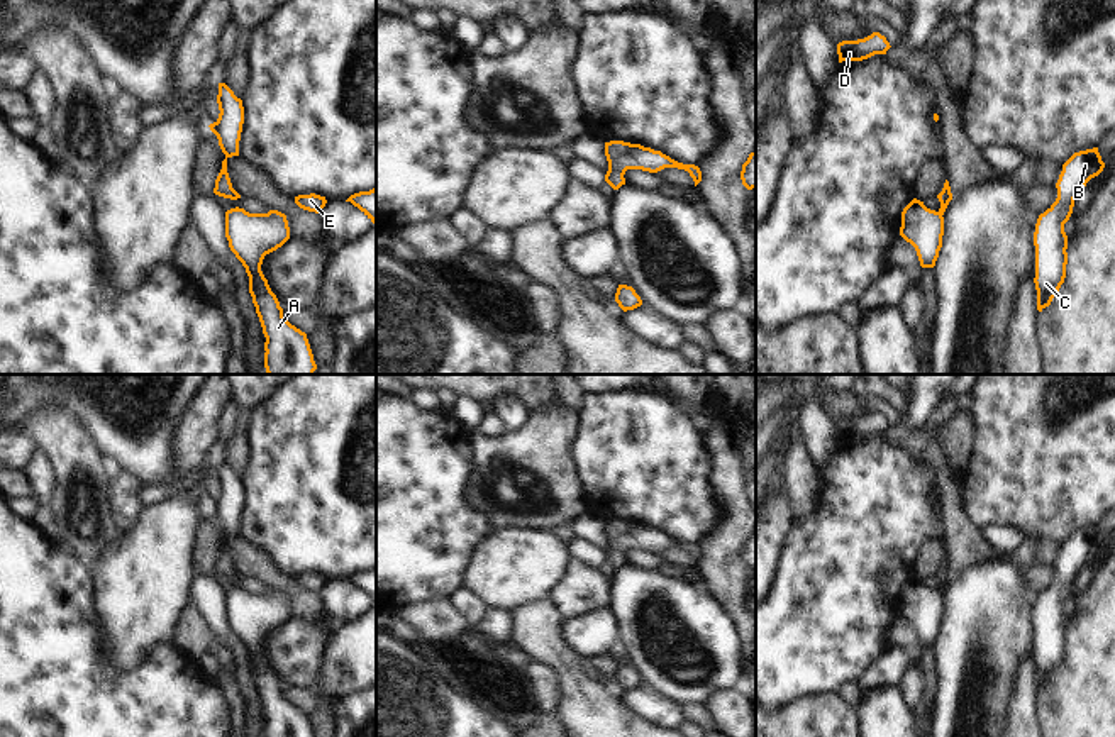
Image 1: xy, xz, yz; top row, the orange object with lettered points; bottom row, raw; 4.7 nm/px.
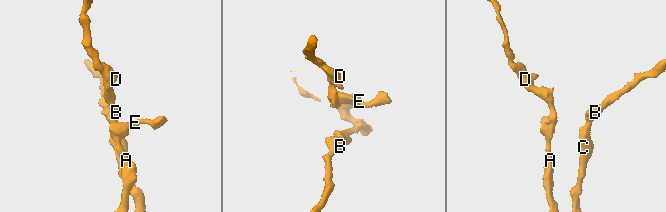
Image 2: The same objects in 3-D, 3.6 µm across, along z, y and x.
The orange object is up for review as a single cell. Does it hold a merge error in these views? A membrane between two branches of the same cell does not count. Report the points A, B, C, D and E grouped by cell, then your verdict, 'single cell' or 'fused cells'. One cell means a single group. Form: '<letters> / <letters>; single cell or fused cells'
A B C D E; single cell

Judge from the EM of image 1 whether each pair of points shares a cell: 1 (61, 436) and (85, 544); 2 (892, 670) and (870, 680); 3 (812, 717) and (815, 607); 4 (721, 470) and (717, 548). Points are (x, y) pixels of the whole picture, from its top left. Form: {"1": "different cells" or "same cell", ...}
{"1": "same cell", "2": "same cell", "3": "different cells", "4": "same cell"}

